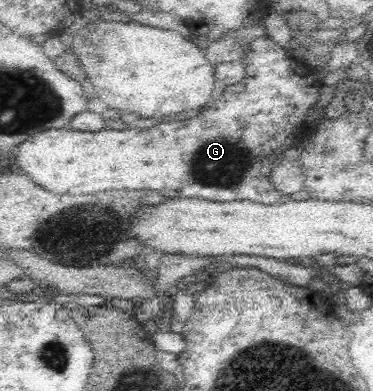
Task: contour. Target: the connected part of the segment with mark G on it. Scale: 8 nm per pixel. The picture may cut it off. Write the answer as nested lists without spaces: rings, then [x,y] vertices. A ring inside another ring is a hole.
[[[266,34],[248,44],[248,52],[241,62],[244,80],[223,88],[222,98],[212,102],[200,116],[158,124],[148,132],[48,130],[18,146],[16,164],[38,186],[56,194],[92,196],[120,190],[122,186],[128,190],[150,188],[170,198],[281,202],[285,197],[270,183],[270,172],[284,151],[295,146],[296,134],[316,108],[320,78],[305,61],[288,53]],[[116,180],[122,184],[116,184]]]

